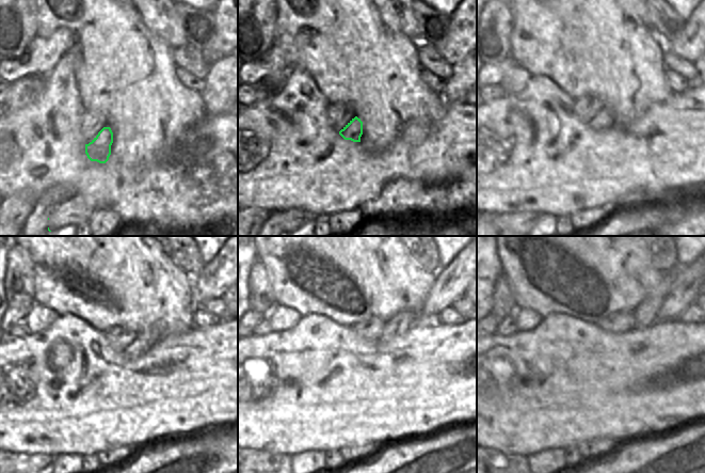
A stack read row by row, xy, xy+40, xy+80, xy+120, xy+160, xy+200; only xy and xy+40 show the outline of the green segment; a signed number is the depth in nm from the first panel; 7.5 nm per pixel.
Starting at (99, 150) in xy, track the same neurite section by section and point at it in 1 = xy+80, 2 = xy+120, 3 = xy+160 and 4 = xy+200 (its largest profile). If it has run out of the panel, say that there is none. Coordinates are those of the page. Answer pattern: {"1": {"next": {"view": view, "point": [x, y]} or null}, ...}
{"1": {"next": {"view": "xy+80", "point": [604, 119]}}, "2": {"next": {"view": "xy+120", "point": [156, 333]}}, "3": {"next": {"view": "xy+160", "point": [403, 320]}}, "4": {"next": {"view": "xy+200", "point": [644, 316]}}}

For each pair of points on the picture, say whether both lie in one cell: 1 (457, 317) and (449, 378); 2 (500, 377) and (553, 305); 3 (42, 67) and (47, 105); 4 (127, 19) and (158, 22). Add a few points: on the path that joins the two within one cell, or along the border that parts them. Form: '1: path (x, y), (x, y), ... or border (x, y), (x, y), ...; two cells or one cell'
1: border (433, 320), (447, 325), (457, 325), (464, 321); two cells
2: border (571, 316), (547, 315), (542, 317); two cells
3: border (61, 58), (44, 76); two cells
4: border (135, 11), (142, 21), (159, 36); two cells

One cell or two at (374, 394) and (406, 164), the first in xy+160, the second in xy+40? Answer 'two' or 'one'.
one

